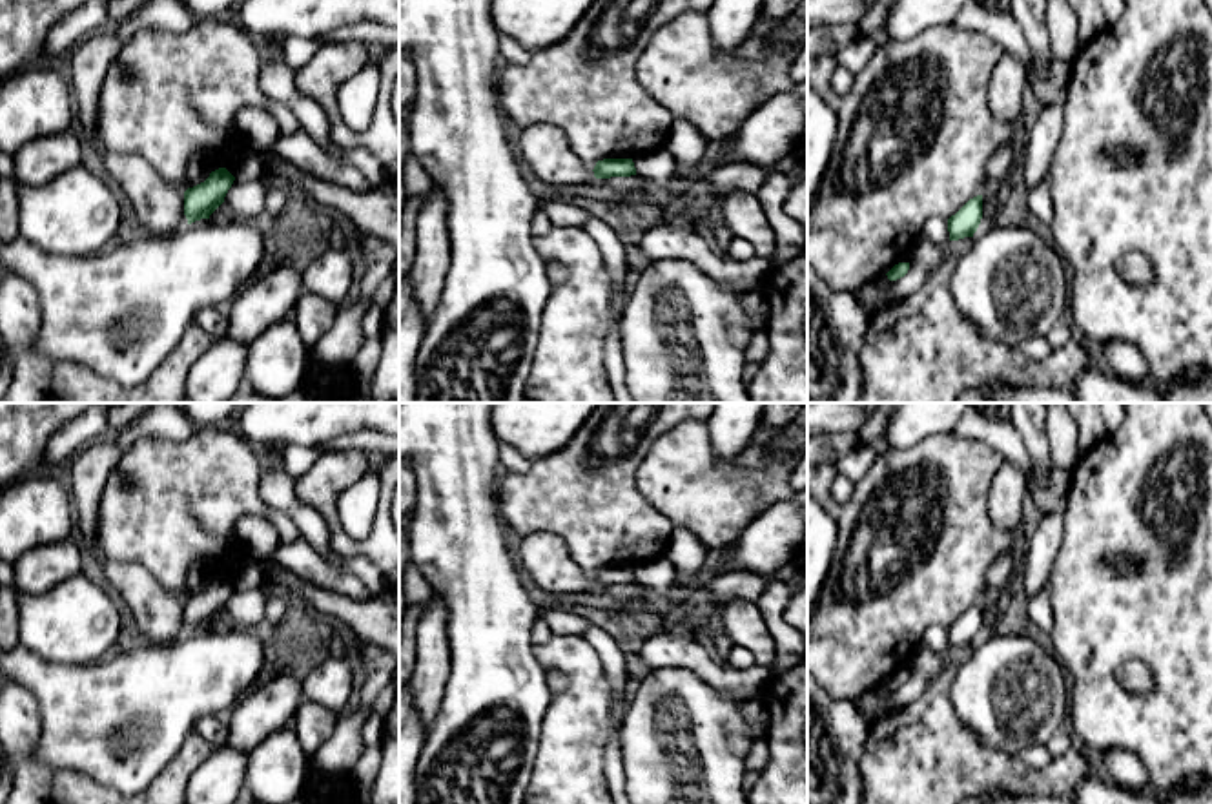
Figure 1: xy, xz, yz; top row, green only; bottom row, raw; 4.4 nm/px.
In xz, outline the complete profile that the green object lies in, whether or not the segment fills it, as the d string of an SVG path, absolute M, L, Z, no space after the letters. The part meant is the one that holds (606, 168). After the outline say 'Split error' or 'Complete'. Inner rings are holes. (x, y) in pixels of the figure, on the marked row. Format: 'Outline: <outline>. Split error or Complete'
Outline: M603 159L596 162L592 171L596 179L636 175L632 159Z. Complete

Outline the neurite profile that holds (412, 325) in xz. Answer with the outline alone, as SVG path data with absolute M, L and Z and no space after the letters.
M410 275L399 281L399 403L416 403L416 356L426 332Z

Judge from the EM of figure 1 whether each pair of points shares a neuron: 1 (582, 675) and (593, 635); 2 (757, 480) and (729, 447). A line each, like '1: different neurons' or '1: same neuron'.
1: different neurons
2: different neurons

